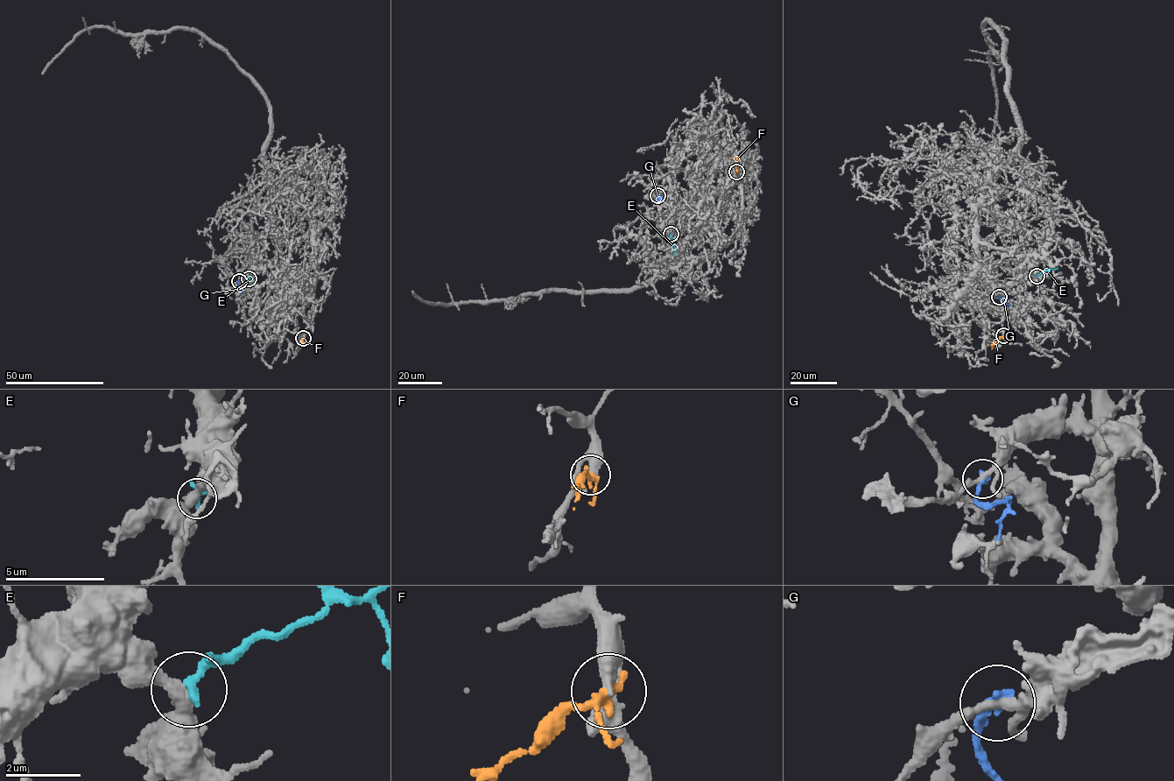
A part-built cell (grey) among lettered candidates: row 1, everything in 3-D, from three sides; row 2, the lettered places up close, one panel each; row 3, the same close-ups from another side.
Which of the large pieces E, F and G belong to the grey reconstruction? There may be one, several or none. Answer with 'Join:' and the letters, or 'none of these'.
Join: E

